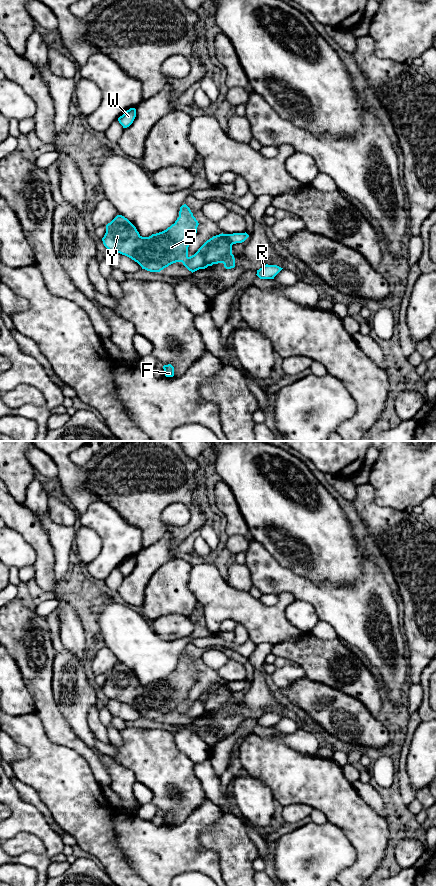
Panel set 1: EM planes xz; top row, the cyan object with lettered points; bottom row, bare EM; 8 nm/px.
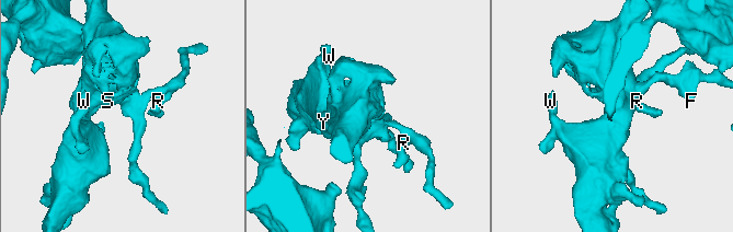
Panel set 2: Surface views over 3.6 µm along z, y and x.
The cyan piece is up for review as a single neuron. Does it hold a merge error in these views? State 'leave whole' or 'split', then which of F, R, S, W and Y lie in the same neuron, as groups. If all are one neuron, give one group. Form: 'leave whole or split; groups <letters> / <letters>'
split; groups F R / S W Y

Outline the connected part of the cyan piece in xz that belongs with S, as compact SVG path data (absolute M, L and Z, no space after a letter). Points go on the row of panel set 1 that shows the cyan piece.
M186 204L180 207L179 217L174 224L149 237L142 237L127 218L117 215L106 225L102 241L109 251L131 258L142 269L160 272L188 258L188 247L197 233L198 225Z

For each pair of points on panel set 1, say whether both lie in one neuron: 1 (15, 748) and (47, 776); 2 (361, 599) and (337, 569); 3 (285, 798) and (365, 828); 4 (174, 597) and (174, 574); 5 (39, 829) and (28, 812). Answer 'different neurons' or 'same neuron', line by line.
1: different neurons
2: different neurons
3: same neuron
4: same neuron
5: same neuron

